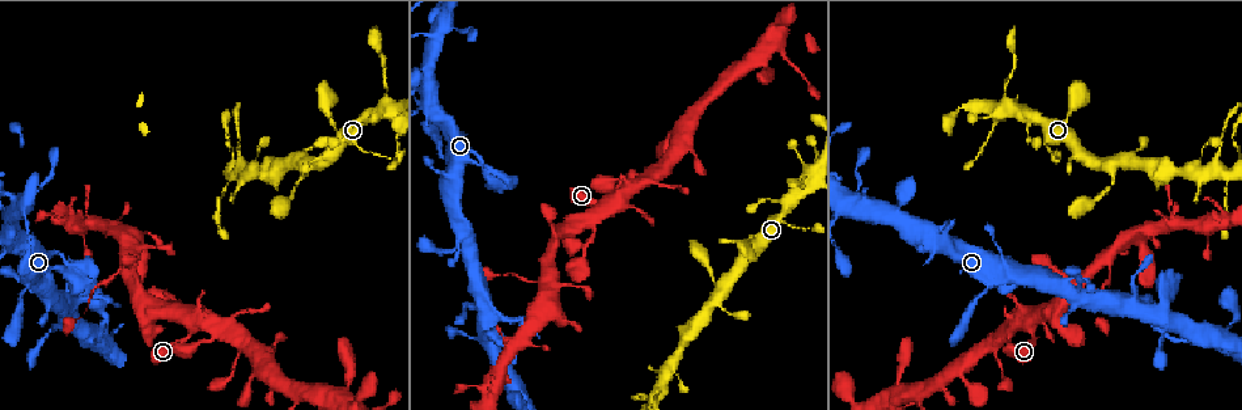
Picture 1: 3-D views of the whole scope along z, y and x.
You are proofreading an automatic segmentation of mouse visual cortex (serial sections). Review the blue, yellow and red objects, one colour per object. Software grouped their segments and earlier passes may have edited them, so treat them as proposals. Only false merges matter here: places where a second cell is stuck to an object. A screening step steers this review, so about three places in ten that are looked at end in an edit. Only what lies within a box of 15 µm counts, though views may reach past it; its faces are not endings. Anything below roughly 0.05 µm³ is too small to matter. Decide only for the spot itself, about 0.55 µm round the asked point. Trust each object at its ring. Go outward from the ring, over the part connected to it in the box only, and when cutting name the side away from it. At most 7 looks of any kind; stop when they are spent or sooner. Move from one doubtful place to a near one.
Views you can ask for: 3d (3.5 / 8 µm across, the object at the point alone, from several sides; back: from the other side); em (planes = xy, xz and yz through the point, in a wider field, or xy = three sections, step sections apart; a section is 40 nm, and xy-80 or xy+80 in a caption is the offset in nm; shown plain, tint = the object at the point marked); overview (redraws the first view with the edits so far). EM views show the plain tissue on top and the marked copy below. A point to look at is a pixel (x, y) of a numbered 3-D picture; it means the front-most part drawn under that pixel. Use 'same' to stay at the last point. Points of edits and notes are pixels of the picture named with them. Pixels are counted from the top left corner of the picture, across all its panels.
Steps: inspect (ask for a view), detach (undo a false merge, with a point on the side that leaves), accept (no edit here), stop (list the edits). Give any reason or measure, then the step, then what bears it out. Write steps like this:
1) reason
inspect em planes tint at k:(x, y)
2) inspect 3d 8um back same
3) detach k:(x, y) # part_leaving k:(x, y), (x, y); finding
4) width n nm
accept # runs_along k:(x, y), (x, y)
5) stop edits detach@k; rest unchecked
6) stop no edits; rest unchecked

four-way junction
inspect 3d 3.5um back at 1:(485, 309)

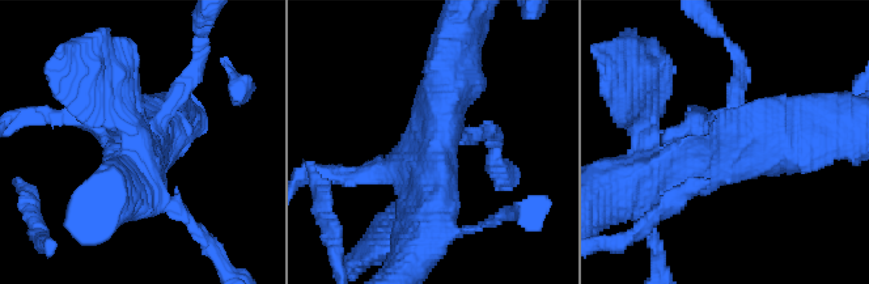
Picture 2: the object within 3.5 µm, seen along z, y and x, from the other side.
arm_widths 200, 200, 600, 600 nm
accept # runs_along 2:(835, 126), (764, 134), (674, 166); continuous, no second cell

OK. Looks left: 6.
arms part here
inspect 3d 3.5um back at 1:(1199, 339)

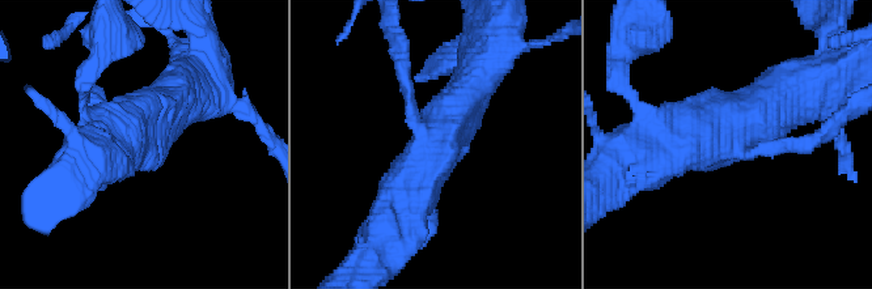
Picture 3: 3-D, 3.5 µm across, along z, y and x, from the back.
need the tissue
inspect em xy step 5 tint at 3:(422, 137)

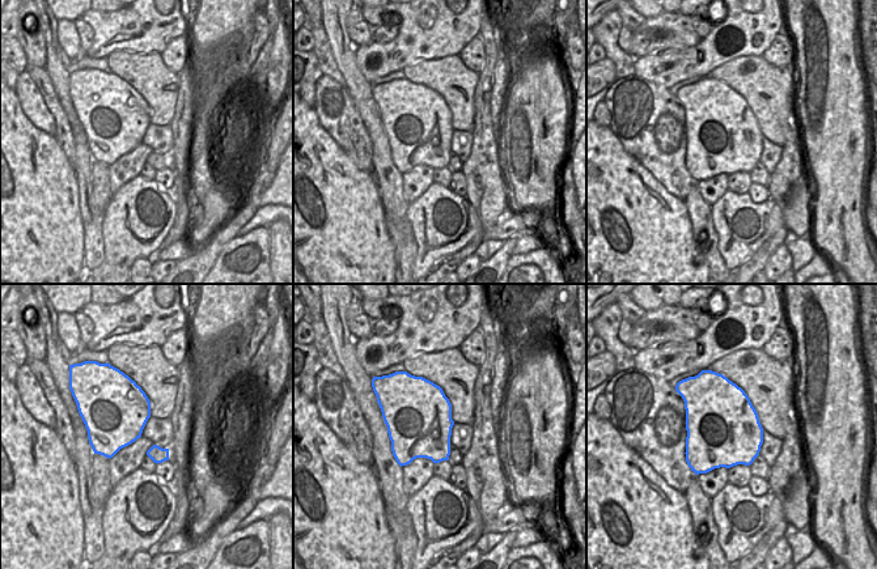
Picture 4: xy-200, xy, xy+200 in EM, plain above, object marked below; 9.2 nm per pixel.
detach 3:(801, 144) # part_leaving 3:(761, 148), (808, 144), (855, 103); a second cell is stuck on

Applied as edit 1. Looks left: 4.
inspect overview

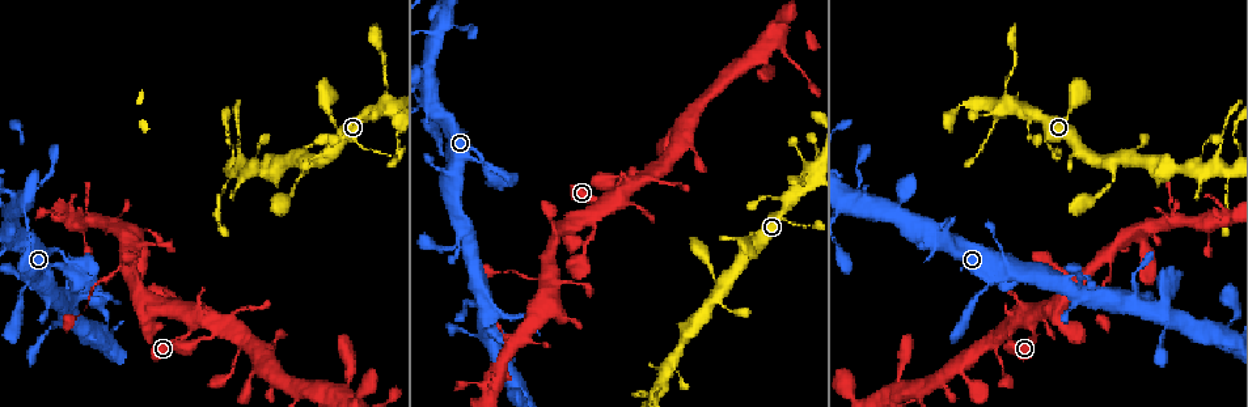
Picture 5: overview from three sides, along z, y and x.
narrows sharply
inspect 3d 8um at 5:(728, 310)

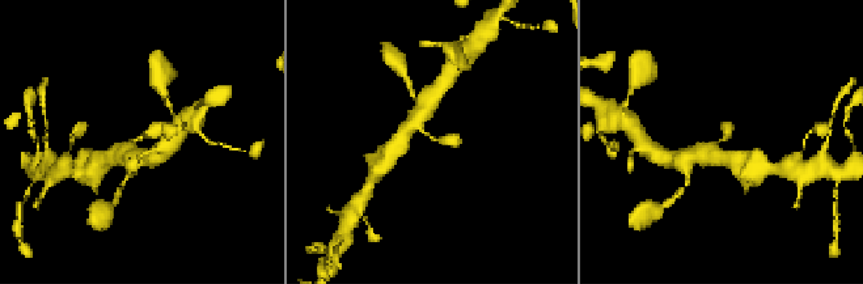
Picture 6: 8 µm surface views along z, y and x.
inspect 3d 3.5um at 6:(726, 139)

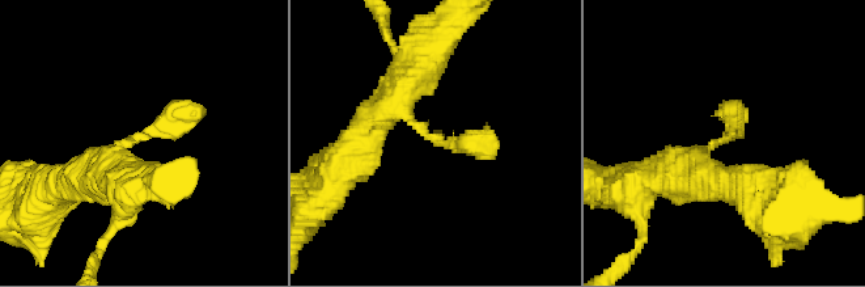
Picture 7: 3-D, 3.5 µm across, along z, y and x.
need the tissue
inspect em xy step 5 tint at 7:(138, 140)

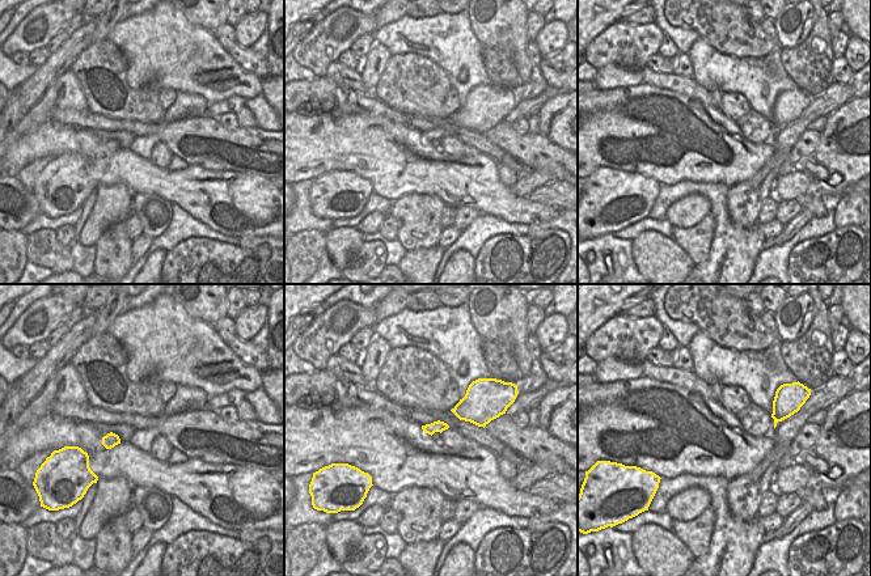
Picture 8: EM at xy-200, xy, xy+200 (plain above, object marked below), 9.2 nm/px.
accept # runs_along 7:(113, 177), (113, 148), (206, 109); continuous, no second cell

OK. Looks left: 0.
stop edits detach@3; rest unchecked

